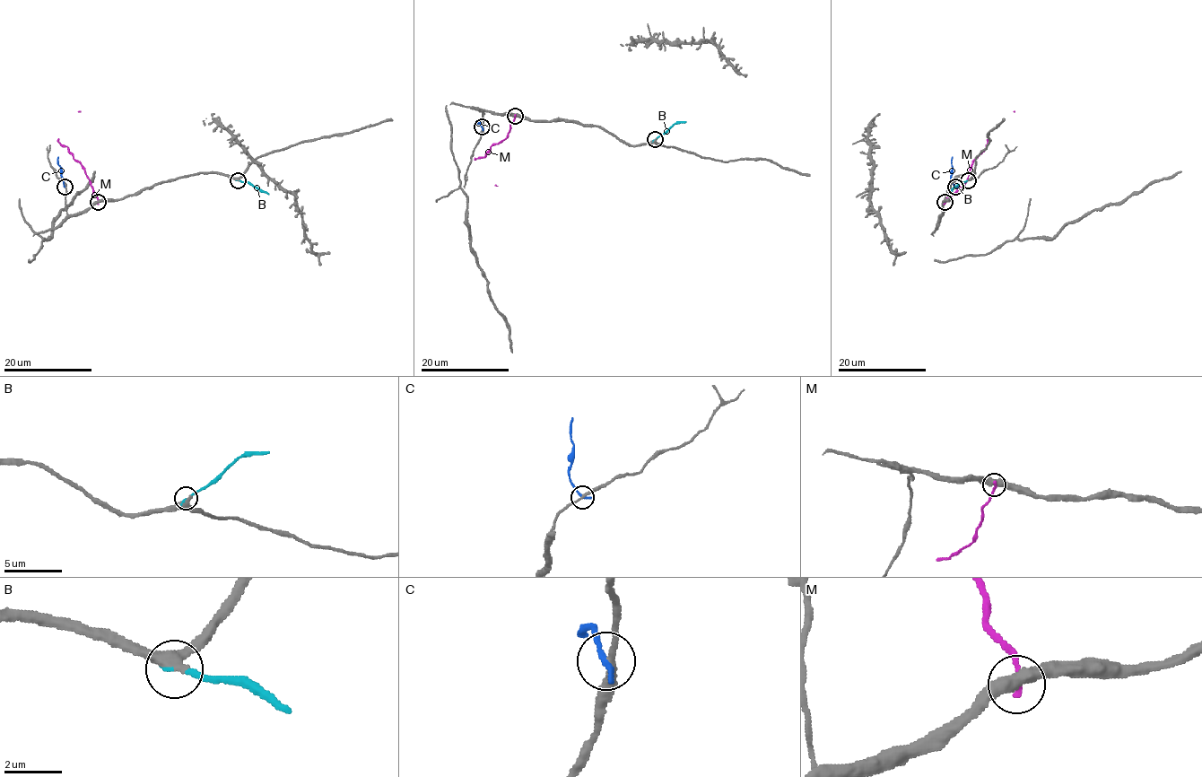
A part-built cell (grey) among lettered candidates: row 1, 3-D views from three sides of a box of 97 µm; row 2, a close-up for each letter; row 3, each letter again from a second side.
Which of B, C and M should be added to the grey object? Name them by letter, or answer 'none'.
B

